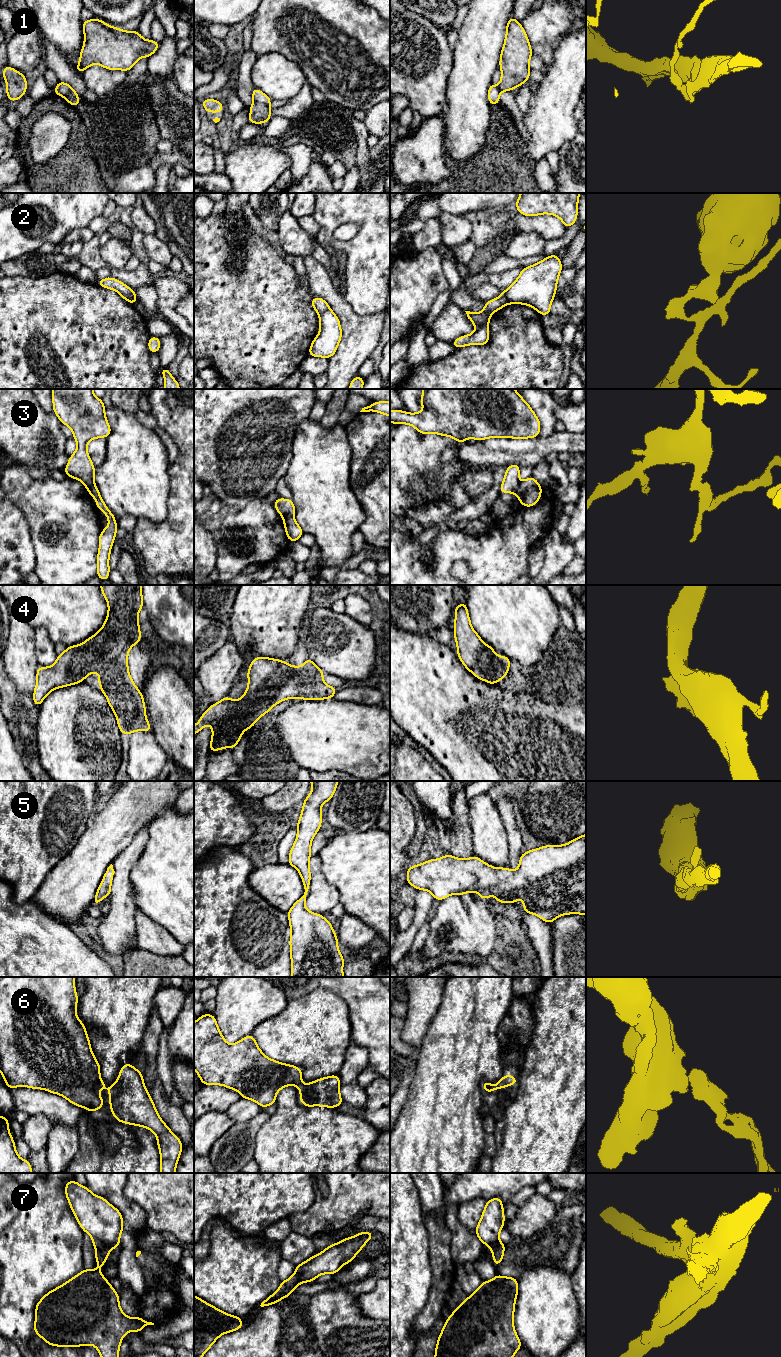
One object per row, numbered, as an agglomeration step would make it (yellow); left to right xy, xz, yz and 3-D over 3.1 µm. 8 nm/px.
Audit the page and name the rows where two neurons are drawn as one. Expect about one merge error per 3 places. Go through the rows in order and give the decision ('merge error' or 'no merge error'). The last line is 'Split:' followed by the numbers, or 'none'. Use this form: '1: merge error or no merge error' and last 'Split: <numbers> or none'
1: merge error
2: merge error
3: merge error
4: no merge error
5: no merge error
6: no merge error
7: merge error
Split: 1, 2, 3, 7

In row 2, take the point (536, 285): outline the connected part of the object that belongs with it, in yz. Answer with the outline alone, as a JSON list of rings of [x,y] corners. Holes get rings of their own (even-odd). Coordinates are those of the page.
[[[557,254],[522,268],[518,278],[506,290],[507,304],[528,305],[540,315],[550,316],[551,303],[555,298],[562,269],[561,259]]]

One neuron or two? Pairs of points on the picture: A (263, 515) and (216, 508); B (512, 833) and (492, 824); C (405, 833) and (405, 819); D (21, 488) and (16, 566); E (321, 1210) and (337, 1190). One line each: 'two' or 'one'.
A: one
B: two
C: one
D: two
E: one

